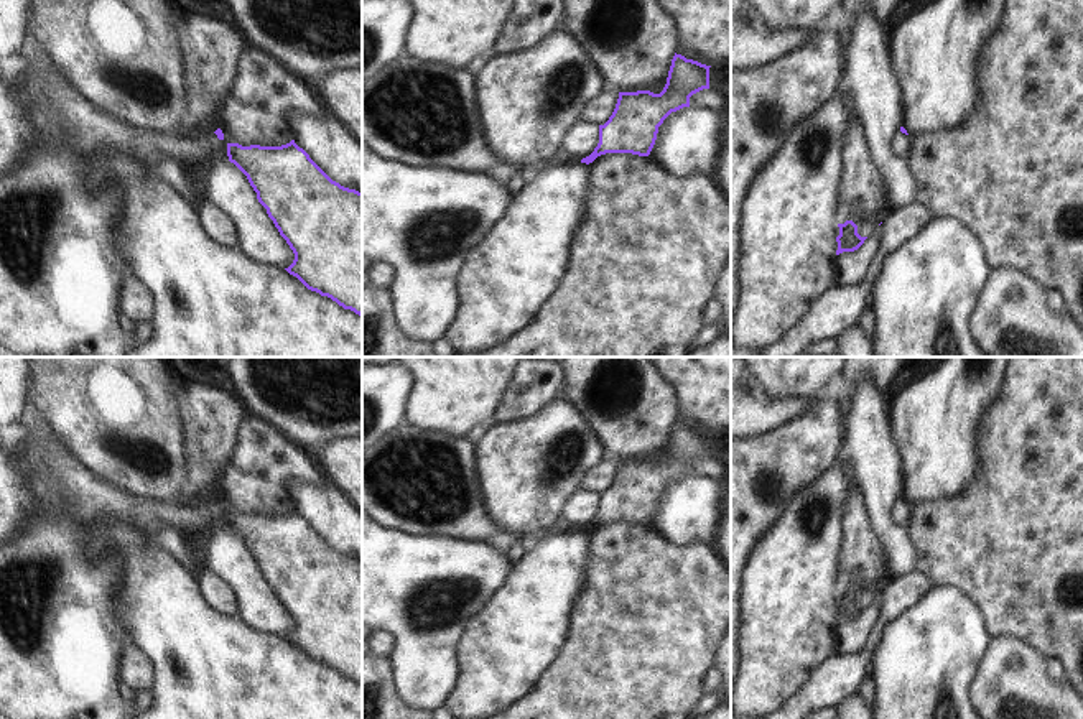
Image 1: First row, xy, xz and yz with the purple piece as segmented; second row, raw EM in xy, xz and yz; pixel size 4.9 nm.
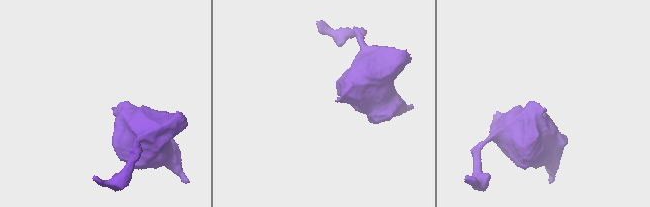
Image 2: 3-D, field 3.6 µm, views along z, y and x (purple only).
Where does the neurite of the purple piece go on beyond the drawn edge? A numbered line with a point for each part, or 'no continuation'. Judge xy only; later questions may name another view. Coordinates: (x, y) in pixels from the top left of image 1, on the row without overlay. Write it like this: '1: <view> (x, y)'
1: xy (61, 639)

